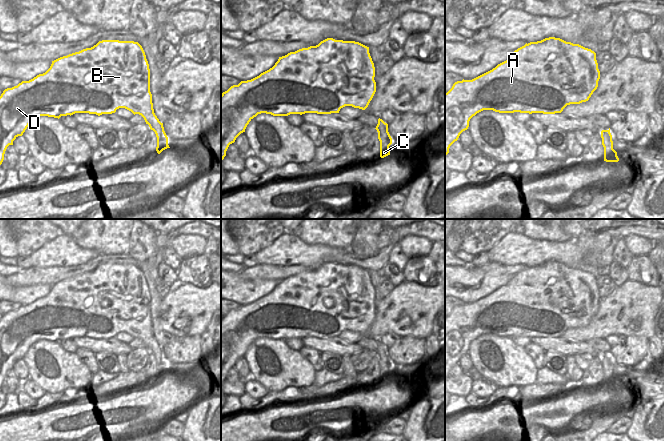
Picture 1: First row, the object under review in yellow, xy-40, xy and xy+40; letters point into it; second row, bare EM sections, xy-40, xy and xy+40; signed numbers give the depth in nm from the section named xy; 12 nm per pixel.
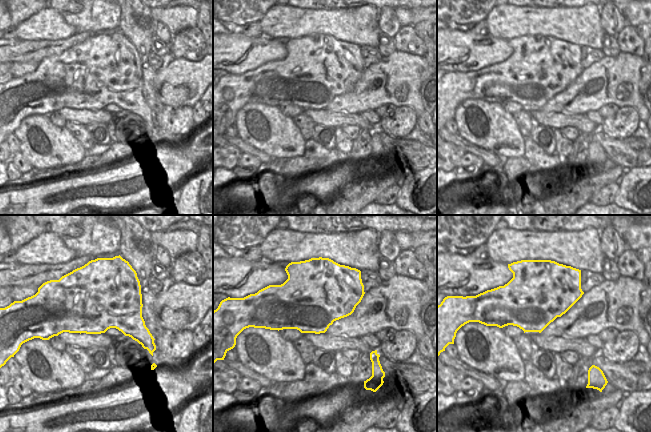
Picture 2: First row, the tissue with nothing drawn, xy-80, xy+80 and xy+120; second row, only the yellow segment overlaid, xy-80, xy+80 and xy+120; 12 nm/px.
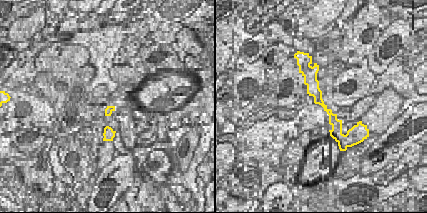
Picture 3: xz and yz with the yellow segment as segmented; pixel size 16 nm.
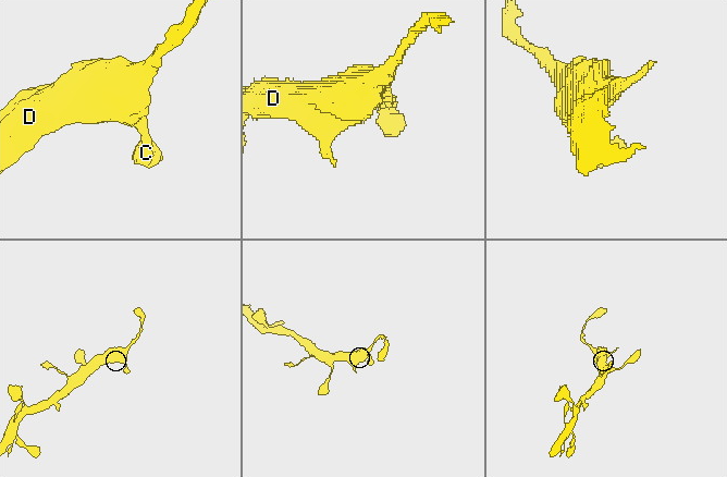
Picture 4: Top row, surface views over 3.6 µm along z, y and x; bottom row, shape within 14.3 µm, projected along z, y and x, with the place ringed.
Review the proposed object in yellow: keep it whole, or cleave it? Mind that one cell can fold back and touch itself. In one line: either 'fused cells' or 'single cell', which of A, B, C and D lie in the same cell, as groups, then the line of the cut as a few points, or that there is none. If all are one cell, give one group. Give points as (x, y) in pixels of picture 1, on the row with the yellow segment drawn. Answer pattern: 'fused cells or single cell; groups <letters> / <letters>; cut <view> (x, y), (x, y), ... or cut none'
single cell; groups A B C D; cut none

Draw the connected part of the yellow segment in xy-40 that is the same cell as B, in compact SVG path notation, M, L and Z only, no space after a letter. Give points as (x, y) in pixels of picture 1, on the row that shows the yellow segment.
M102 40L91 48L60 57L50 68L29 81L7 88L0 96L0 165L13 141L22 136L29 124L39 116L60 118L75 113L98 116L125 108L141 115L157 137L156 151L170 148L163 123L154 113L150 92L150 69L145 52L138 42Z

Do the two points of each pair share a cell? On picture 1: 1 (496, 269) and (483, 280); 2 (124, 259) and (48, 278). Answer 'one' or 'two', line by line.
1: two
2: one

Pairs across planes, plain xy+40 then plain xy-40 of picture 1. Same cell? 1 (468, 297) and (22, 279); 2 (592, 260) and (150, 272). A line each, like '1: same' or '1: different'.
1: different
2: different

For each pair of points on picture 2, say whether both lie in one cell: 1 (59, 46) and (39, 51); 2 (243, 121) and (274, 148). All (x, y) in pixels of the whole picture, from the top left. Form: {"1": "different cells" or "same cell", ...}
{"1": "same cell", "2": "same cell"}

